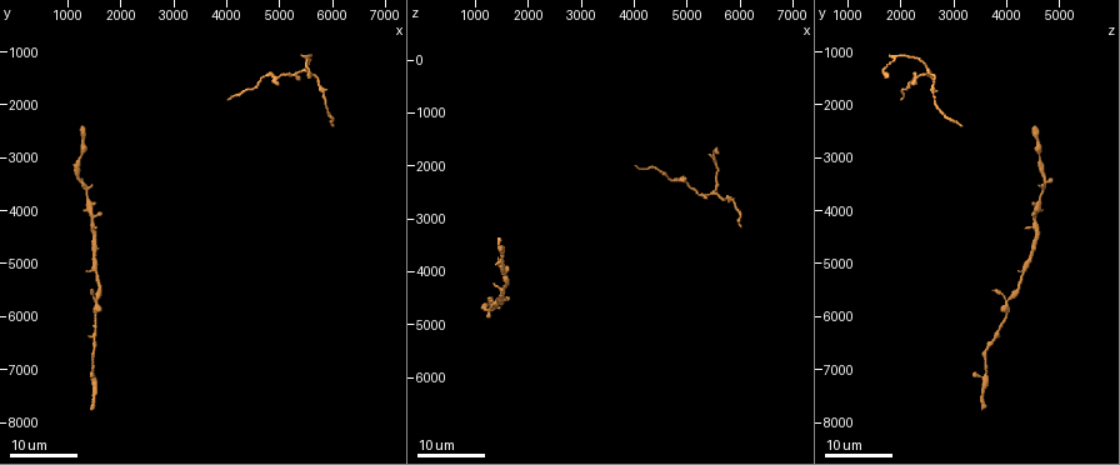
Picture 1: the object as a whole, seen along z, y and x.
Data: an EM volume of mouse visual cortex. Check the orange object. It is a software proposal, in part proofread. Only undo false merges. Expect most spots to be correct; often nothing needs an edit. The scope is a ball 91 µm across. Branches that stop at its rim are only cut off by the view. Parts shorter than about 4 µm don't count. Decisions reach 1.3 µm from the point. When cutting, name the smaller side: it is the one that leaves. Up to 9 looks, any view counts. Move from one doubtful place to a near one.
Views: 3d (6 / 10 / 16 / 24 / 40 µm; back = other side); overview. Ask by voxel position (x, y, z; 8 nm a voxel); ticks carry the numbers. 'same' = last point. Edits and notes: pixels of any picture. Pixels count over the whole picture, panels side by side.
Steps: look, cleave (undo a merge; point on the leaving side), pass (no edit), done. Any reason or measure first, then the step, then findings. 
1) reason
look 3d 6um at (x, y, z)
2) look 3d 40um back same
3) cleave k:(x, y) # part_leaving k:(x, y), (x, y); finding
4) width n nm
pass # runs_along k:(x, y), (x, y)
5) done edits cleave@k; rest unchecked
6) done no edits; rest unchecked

sudden change in width
look 3d 16um at (1450, 3950, 4600)

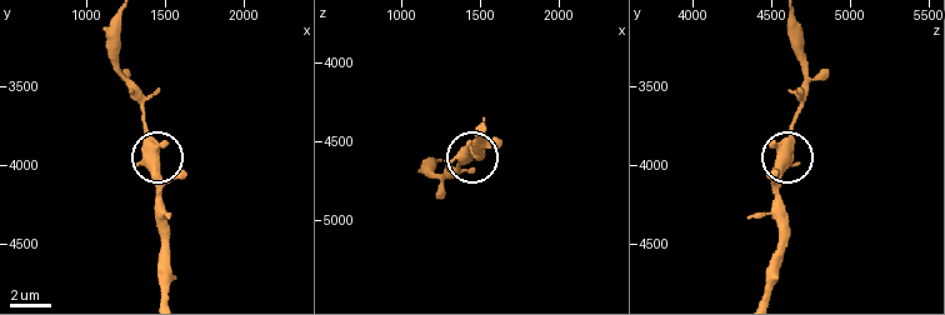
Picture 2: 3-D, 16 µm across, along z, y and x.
closer look
look 3d 6um at (1400, 3920, 4600)

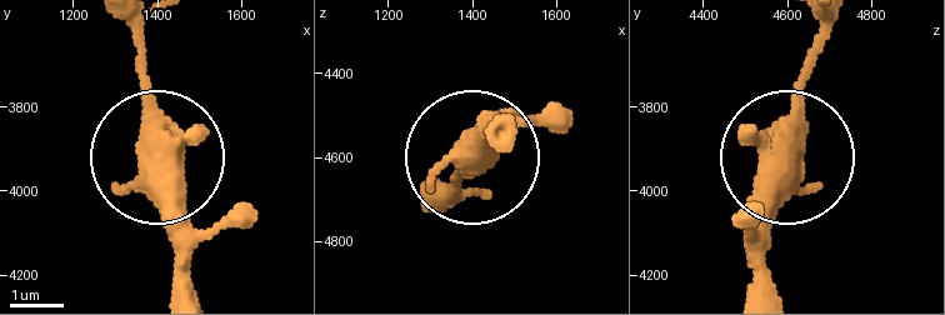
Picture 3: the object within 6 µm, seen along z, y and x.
pass # runs_along 3:(823, 26), (791, 188), (755, 278); one neuron here

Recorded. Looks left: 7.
look 3d 24um at (1250, 2500, 4450)

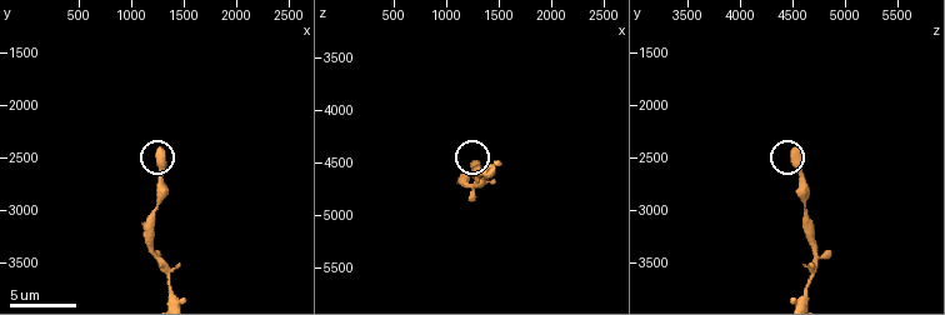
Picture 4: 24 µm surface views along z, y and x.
zoom in
look 3d 10um at (1280, 2460, 4520)

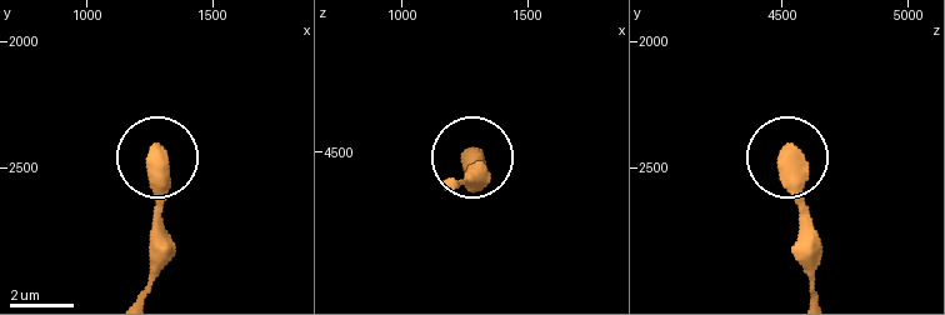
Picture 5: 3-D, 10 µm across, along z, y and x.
pass # runs_along 5:(161, 156), (156, 266); all the same neuron

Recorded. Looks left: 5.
narrows sharply
look 3d 24um at (1550, 6400, 3750)

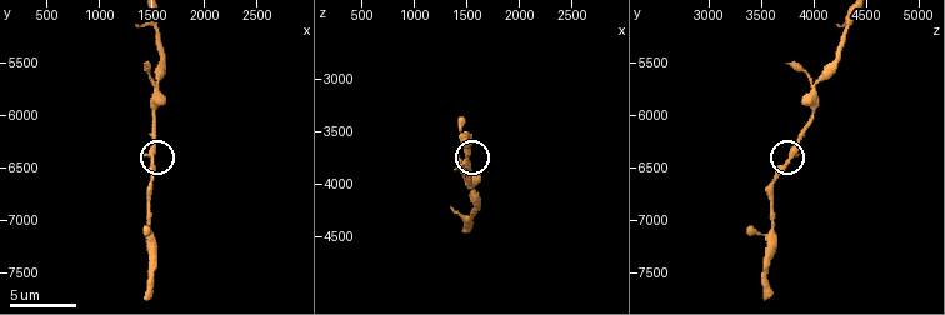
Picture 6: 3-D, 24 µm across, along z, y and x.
look 3d 10um at (1500, 6460, 3760)

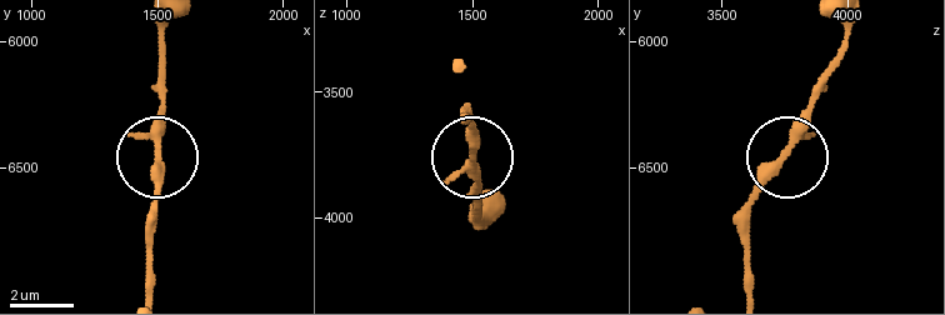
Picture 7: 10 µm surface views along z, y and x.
pass # runs_along 7:(848, 28), (843, 60), (805, 133), (738, 219); continuous, no second neuron

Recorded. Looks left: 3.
three arms meet
look 3d 24um at (5450, 1300, 2500)

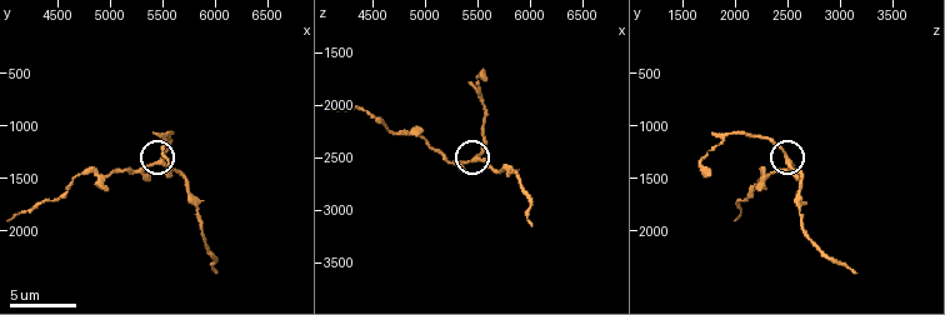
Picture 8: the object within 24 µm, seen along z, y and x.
zoom in
look 3d 6um at (5480, 1340, 2540)

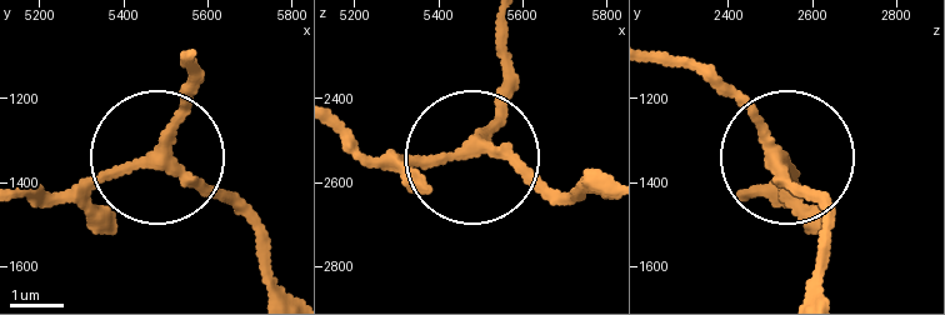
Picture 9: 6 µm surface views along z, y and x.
side_arm 10 um
pass # continuous, no second neuron

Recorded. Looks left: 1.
done no edits; rest unchecked

